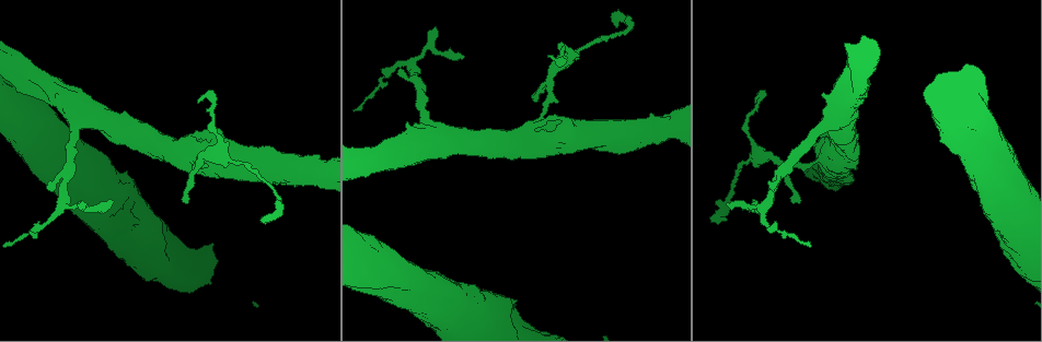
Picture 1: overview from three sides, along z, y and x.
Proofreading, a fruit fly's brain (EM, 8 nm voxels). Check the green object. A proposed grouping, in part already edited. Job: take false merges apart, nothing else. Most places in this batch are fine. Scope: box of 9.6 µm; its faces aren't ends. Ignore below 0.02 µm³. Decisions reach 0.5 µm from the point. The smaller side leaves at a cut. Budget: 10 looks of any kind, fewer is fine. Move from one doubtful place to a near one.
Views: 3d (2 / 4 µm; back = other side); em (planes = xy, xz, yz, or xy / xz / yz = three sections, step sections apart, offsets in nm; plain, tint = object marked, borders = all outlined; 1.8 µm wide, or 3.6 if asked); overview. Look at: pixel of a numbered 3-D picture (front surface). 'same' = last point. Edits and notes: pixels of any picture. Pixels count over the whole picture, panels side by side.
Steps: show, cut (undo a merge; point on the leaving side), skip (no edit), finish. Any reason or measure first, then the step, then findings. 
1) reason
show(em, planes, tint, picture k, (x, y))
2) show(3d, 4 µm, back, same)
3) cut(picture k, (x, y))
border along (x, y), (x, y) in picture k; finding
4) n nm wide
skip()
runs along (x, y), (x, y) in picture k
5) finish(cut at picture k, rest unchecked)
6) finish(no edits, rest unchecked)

sharp bend
show(3d, 2 µm, back, picture 1, (567, 59))

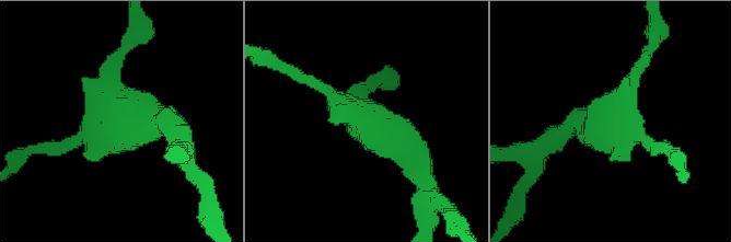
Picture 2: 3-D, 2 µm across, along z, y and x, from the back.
3 arms; now the EM
show(em, 3.6 µm, planes, tint, picture 2, (124, 124))

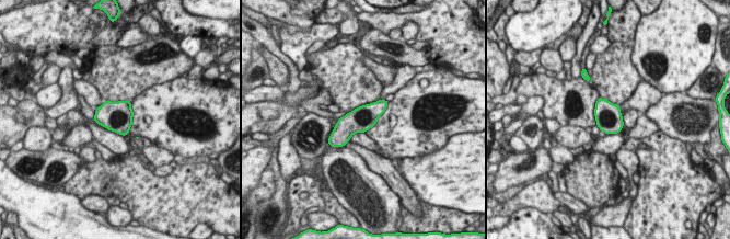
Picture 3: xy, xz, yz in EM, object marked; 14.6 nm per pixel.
skip()
one cell here

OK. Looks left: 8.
abrupt turn
show(em, planes, plain, picture 1, (727, 199))

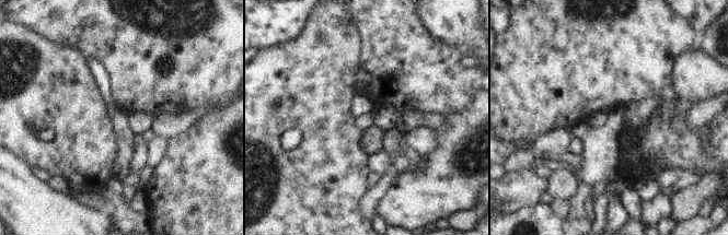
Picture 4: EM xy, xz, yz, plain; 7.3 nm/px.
show(em, planes, tint, same)

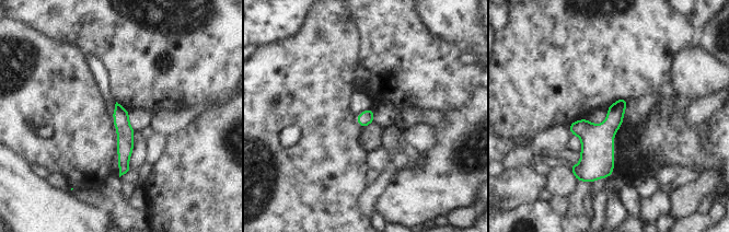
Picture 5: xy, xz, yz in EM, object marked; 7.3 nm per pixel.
skip()
runs along (117, 106), (124, 128), (123, 171) in picture 5; continuous, no second cell

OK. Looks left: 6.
touches itself
show(em, 3.6 µm, xz, step 4, tint, picture 1, (828, 161))

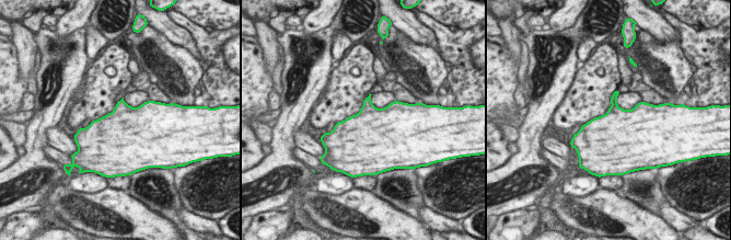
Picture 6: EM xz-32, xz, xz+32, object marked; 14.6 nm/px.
skip()
one cell here

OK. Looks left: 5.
branch point
show(em, planes, tint, picture 1, (409, 63))

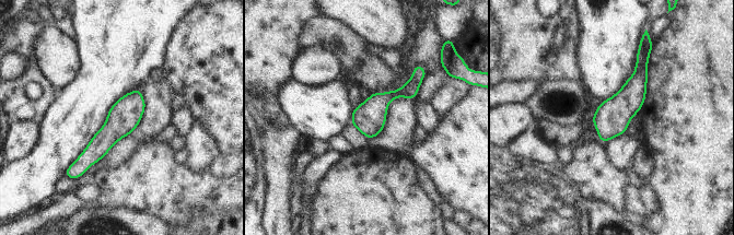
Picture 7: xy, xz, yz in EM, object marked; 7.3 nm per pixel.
skip()
runs along (138, 93), (123, 119), (80, 168) in picture 7; all the same cell

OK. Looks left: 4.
finish(no edits, rest unchecked)

